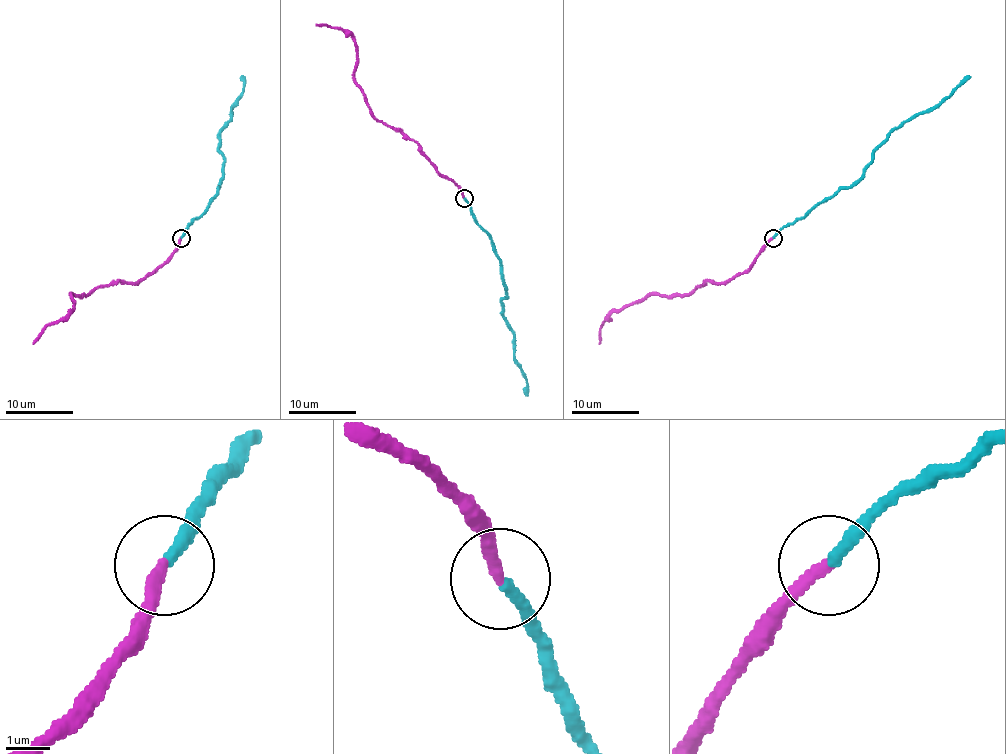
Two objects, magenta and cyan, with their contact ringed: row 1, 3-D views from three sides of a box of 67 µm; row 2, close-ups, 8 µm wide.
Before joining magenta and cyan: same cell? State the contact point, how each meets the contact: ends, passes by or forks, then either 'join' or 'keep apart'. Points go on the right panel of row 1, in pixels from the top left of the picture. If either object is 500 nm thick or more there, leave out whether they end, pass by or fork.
at (773, 238); magenta ends there; cyan ends there; keep apart

